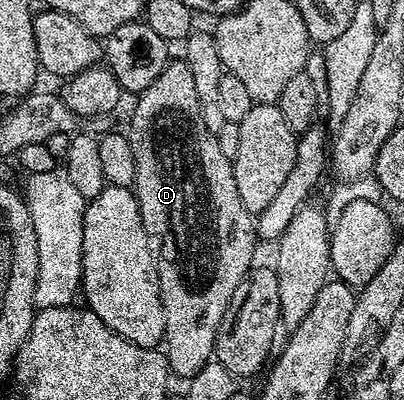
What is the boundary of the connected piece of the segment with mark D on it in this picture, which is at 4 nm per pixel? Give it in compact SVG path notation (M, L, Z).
M182 58L169 59L165 64L162 74L146 86L146 90L135 97L136 105L132 108L132 117L128 120L126 135L130 142L130 147L134 149L134 162L136 163L136 183L134 191L136 201L142 214L142 226L148 235L148 245L152 248L152 258L156 261L156 277L160 283L160 297L164 307L164 317L166 318L166 330L164 331L163 351L168 358L168 366L173 377L181 376L187 378L198 374L202 366L213 359L216 350L216 335L218 326L222 322L222 314L226 314L226 306L230 306L230 298L234 298L234 290L238 290L238 282L247 274L249 268L253 267L252 255L256 252L258 237L253 213L242 206L242 198L238 198L238 186L234 182L234 170L232 161L222 154L216 141L216 133L206 130L206 122L202 122L202 110L198 102L198 90L194 86L194 77L190 75L190 66Z

